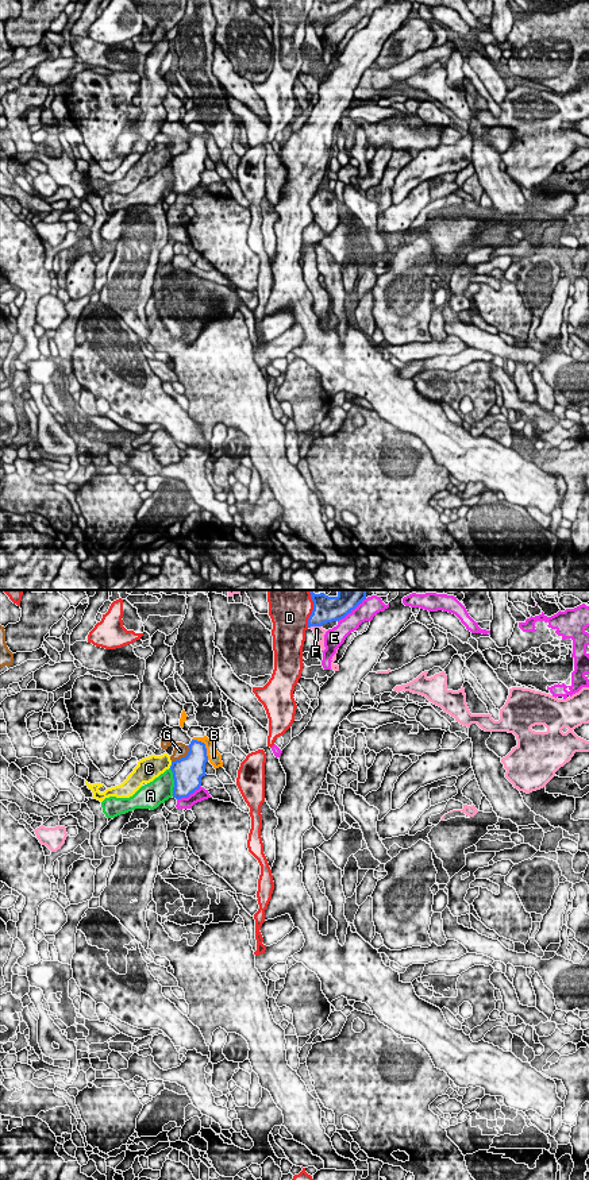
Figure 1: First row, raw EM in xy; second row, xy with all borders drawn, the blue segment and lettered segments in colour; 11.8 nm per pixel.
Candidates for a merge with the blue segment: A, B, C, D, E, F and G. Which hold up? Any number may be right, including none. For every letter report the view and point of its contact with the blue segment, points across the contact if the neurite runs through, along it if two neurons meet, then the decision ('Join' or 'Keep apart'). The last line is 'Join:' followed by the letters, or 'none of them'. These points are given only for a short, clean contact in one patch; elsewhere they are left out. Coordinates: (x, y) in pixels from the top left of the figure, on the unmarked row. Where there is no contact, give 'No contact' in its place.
A: Touches blue at xy (174, 177). Keep apart
B: Touches blue at xy (204, 141). Boundary: xy (192, 134), (200, 135), (204, 139), (208, 154). Keep apart
C: Touches blue at xy (172, 159). Boundary: xy (172, 157), (169, 162). Keep apart
D: Touches blue at xy (310, 11). Keep apart
E: Touches blue at xy (189, 189). Keep apart
F: Touches blue at xy (315, 20). Boundary: xy (320, 20), (310, 23). Keep apart
G: Touches blue at xy (183, 153). Keep apart
Join: none of them

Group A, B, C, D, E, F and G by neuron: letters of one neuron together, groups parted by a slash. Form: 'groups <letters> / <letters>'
groups A / B / C / D / E / F / G

